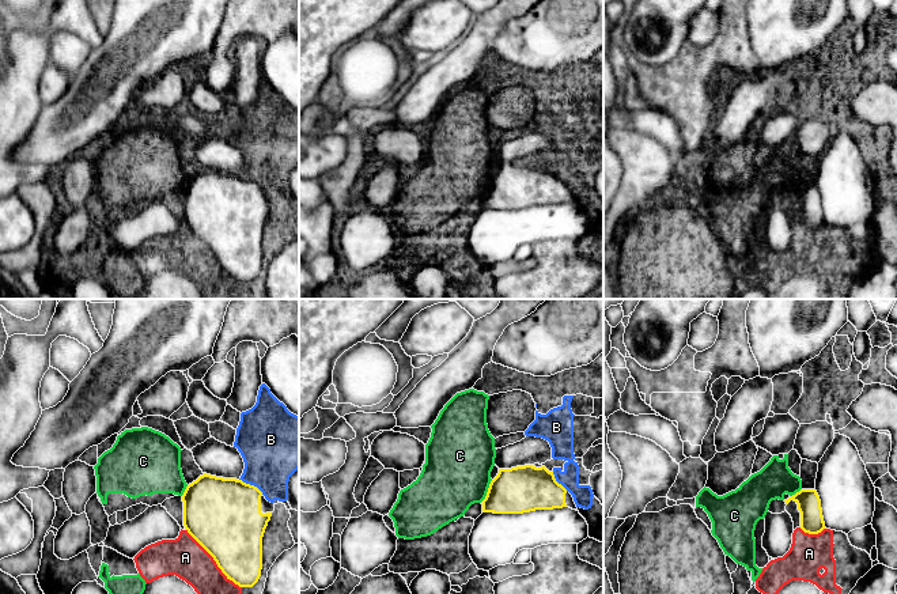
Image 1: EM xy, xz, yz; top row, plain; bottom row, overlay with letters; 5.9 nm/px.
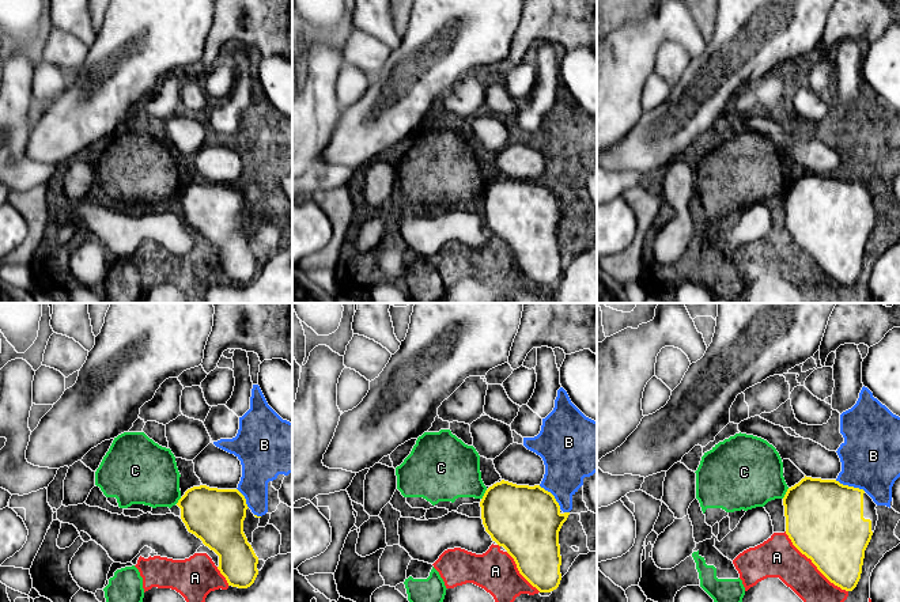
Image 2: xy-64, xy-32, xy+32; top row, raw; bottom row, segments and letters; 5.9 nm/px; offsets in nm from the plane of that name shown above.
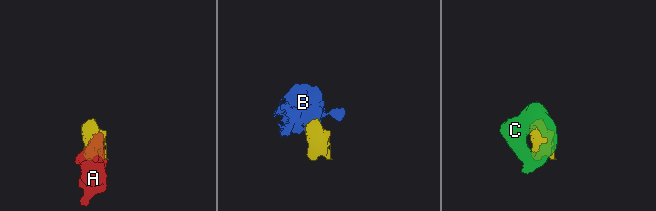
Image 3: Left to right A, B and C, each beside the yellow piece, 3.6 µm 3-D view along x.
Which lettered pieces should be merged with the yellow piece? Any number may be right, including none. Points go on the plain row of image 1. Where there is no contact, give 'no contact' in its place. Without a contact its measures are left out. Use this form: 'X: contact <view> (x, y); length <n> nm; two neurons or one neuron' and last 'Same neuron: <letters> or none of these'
A: contact xy (214, 254); length 480 nm; two neurons
B: contact xy (252, 181); length 170 nm; two neurons
C: contact xz (488, 186); length 140 nm; two neurons
Same neuron: none of these

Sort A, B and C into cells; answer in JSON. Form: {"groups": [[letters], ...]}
{"groups": [["A", "B", "C"]]}

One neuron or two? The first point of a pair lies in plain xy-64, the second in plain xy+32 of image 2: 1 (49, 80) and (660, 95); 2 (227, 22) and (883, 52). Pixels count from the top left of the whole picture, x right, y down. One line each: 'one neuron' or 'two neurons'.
1: one neuron
2: two neurons

